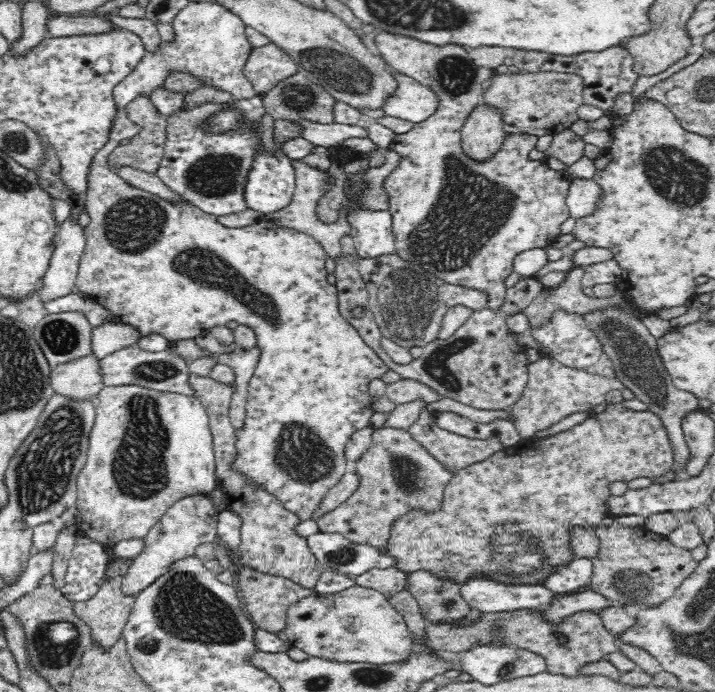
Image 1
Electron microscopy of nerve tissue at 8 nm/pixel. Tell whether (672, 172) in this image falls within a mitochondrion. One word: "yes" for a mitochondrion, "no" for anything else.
yes

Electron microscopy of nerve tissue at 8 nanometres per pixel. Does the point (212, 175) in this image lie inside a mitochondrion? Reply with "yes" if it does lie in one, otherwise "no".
yes

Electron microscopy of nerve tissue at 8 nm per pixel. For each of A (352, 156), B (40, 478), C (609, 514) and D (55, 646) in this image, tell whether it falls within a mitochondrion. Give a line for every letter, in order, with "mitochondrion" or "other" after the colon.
A: other
B: mitochondrion
C: other
D: mitochondrion

